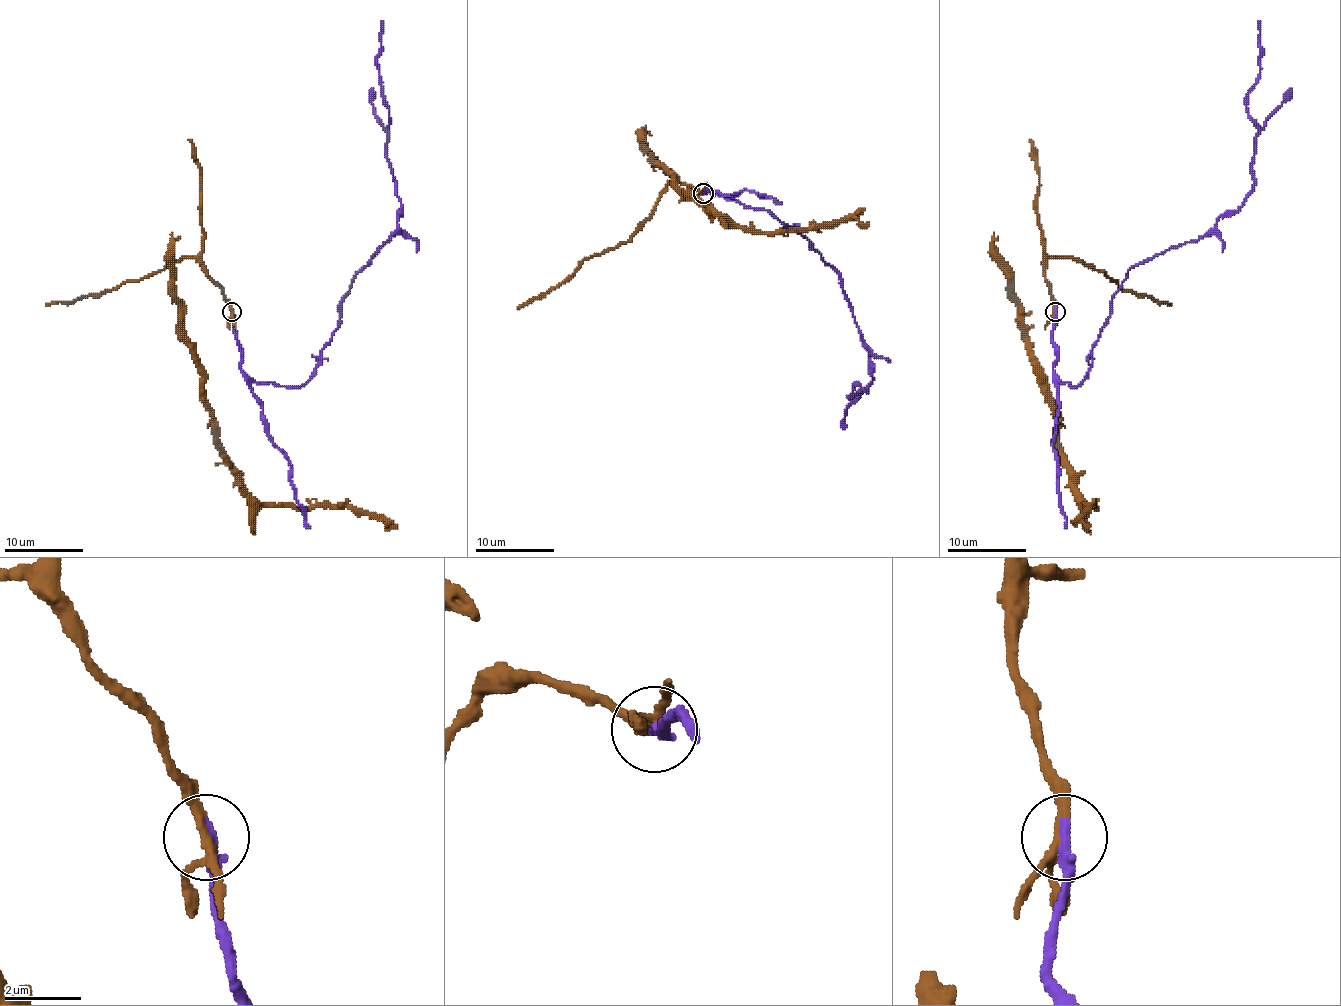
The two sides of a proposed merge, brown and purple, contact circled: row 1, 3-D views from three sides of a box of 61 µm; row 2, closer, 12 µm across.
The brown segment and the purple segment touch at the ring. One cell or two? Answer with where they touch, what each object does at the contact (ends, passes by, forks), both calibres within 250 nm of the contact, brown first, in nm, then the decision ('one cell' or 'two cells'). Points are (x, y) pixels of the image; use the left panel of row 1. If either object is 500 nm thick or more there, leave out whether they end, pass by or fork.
(232, 312) | brown forks | purple ends | 190/360 nm | one cell

